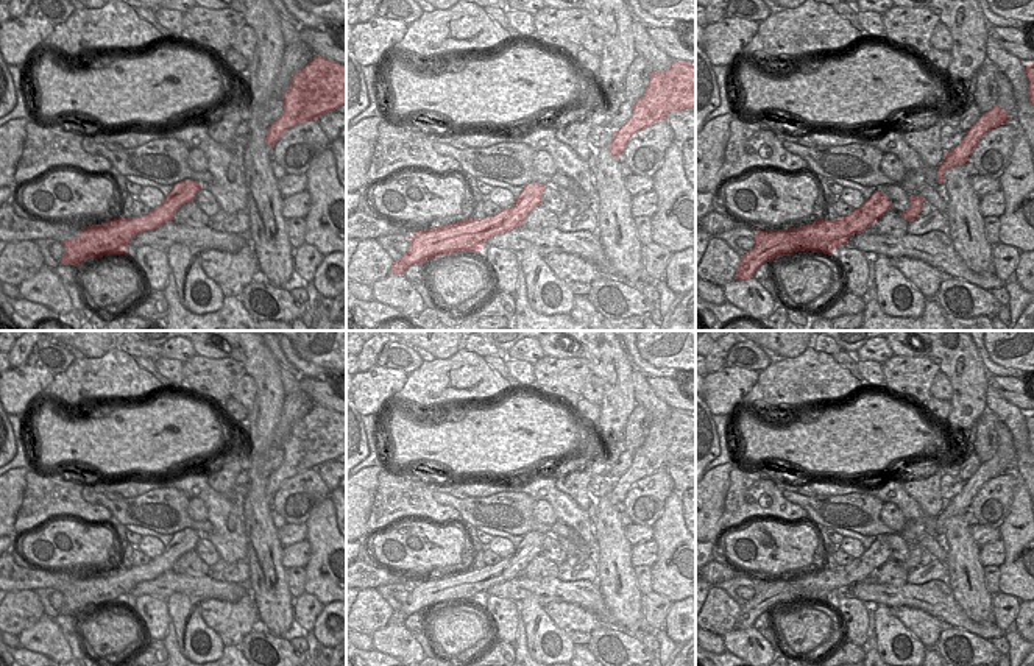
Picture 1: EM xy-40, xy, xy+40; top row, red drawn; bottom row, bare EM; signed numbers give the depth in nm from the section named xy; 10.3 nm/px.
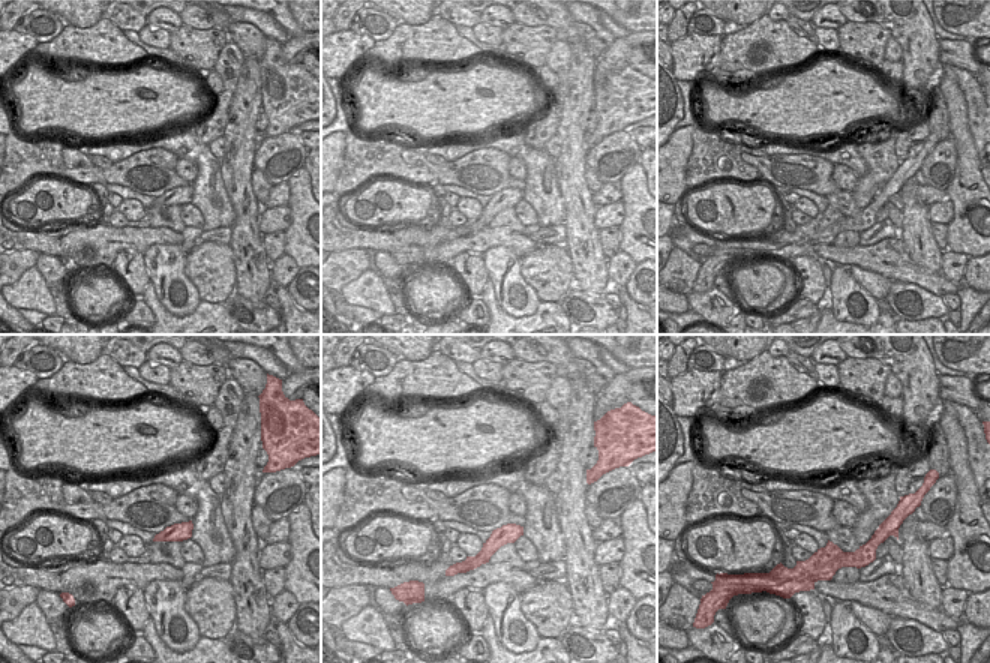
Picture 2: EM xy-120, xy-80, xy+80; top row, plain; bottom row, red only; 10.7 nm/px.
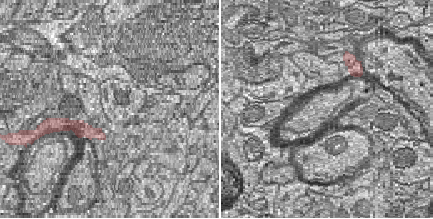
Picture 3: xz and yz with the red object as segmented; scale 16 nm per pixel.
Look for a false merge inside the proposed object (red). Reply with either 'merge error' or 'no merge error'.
merge error

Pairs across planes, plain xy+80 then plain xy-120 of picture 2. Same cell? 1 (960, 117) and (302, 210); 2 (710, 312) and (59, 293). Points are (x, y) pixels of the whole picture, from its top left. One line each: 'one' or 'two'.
1: one
2: two

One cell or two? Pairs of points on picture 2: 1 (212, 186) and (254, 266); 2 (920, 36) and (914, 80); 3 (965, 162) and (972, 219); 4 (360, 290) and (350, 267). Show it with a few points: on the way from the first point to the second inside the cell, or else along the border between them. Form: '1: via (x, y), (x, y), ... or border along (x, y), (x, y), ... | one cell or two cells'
1: border along (225, 189), (234, 212), (231, 228) | two cells
2: via (920, 47), (920, 69) | one cell
3: via (968, 176), (968, 192), (972, 206) | one cell
4: border along (368, 267), (339, 290) | two cells

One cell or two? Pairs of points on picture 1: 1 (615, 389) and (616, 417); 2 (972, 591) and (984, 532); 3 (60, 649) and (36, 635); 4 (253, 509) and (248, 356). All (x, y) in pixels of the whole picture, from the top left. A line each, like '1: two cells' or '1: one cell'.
1: one cell
2: two cells
3: one cell
4: one cell

